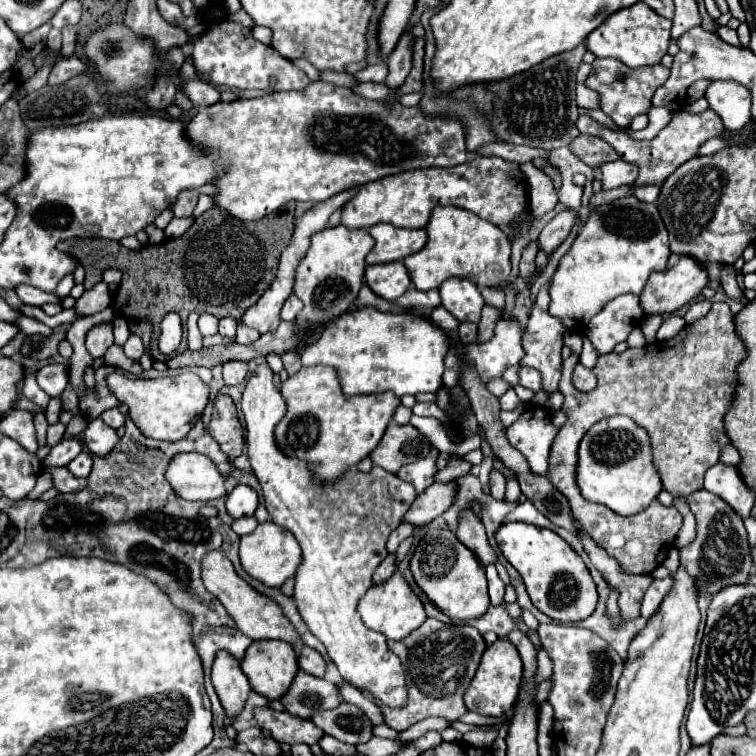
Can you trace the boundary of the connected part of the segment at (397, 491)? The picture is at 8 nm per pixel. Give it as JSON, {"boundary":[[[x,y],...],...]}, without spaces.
{"boundary":[[[257,366],[255,374],[247,380],[245,392],[243,392],[243,414],[245,414],[245,430],[247,430],[247,454],[251,468],[263,488],[263,500],[265,508],[271,514],[271,520],[283,528],[287,528],[297,540],[303,550],[301,564],[295,572],[295,602],[301,612],[301,618],[317,636],[323,646],[327,648],[329,658],[337,664],[341,678],[357,690],[371,694],[375,700],[381,700],[389,708],[405,708],[407,704],[407,688],[405,688],[405,672],[401,668],[399,658],[389,650],[385,636],[379,632],[369,630],[355,606],[365,594],[365,590],[371,586],[371,576],[381,564],[381,560],[387,556],[385,542],[389,534],[401,524],[401,516],[411,508],[413,500],[417,498],[417,492],[411,484],[405,484],[397,474],[385,472],[379,466],[373,466],[367,474],[359,472],[357,468],[349,468],[333,482],[317,480],[317,476],[309,470],[309,466],[303,464],[303,460],[293,460],[277,448],[277,440],[273,436],[275,426],[285,416],[285,398],[273,384],[273,372],[269,366]]]}

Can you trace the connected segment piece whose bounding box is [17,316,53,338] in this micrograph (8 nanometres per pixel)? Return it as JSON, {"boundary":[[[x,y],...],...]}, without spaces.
{"boundary":[[[25,316],[19,318],[19,320],[17,320],[17,326],[21,328],[23,334],[41,334],[41,336],[45,336],[45,338],[53,334],[53,330],[51,330],[49,326],[45,326],[45,324],[39,322],[39,320],[33,320],[33,318],[29,318],[29,316],[27,316],[27,318],[25,318]]]}

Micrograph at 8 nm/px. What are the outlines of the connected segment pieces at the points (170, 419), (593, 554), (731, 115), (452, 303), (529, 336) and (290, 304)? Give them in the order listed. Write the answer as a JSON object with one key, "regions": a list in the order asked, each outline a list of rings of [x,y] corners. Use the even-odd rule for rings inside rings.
{"regions":[[[[181,372],[177,376],[165,376],[155,380],[131,380],[123,374],[111,374],[107,378],[111,392],[119,398],[119,402],[129,406],[129,416],[135,426],[149,438],[155,440],[181,440],[187,438],[189,430],[195,426],[199,418],[203,418],[205,406],[209,402],[209,386],[195,372]]],[[[577,524],[579,532],[581,532],[581,542],[593,562],[593,566],[599,568],[599,572],[607,578],[607,582],[613,586],[613,588],[619,588],[619,608],[621,608],[621,616],[625,616],[625,620],[635,620],[637,614],[639,614],[639,608],[641,608],[641,600],[645,596],[645,590],[649,588],[651,584],[651,576],[649,574],[643,574],[643,576],[631,576],[631,574],[625,574],[621,572],[619,564],[609,558],[605,554],[605,550],[601,550],[599,546],[595,546],[595,542],[591,540],[591,536]]],[[[719,82],[709,92],[709,108],[713,108],[727,130],[741,130],[751,120],[751,98],[747,88],[735,82]]],[[[453,278],[445,280],[439,288],[443,306],[457,318],[459,322],[479,322],[481,308],[483,308],[483,296],[479,294],[479,288],[465,280],[465,278]]],[[[549,286],[541,288],[541,292],[537,294],[537,300],[533,304],[533,310],[531,310],[531,316],[529,316],[529,324],[527,324],[525,332],[523,332],[523,350],[525,350],[525,356],[521,358],[519,364],[539,370],[541,376],[543,376],[543,386],[557,386],[557,382],[561,378],[561,346],[563,346],[565,326],[561,324],[561,320],[553,318],[547,312],[547,306],[549,306],[547,288]]],[[[291,294],[289,296],[289,300],[283,304],[283,308],[281,308],[281,320],[287,320],[287,322],[291,322],[295,316],[297,316],[297,312],[301,310],[301,300],[295,296],[295,294]]]]}

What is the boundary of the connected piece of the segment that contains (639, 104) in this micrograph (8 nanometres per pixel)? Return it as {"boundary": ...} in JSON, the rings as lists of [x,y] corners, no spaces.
{"boundary":[[[597,58],[593,62],[593,70],[585,82],[591,90],[599,92],[601,96],[601,110],[621,128],[627,128],[631,120],[639,114],[649,114],[651,110],[651,98],[653,92],[669,78],[669,68],[665,66],[653,66],[653,68],[641,68],[641,70],[631,70],[619,60],[613,58]]]}

